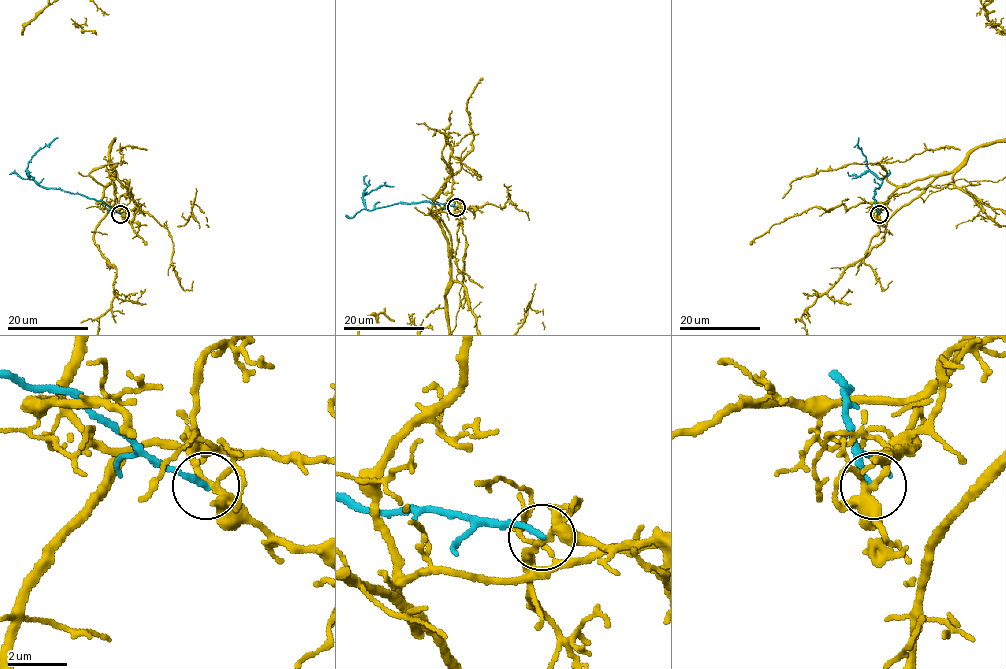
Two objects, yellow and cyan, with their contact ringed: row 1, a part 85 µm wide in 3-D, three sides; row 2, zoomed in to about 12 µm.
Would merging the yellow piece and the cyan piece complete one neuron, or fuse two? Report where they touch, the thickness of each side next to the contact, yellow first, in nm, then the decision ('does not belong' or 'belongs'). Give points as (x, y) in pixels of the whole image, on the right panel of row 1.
at (879, 214); 200 nm thick on the yellow side, 200 nm on the other; does not belong

